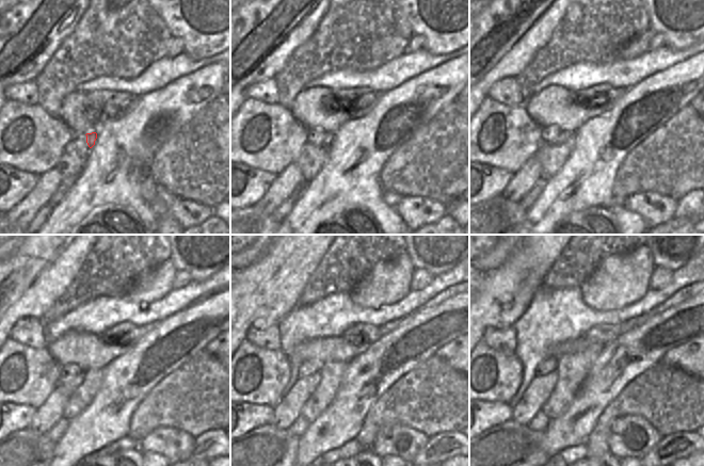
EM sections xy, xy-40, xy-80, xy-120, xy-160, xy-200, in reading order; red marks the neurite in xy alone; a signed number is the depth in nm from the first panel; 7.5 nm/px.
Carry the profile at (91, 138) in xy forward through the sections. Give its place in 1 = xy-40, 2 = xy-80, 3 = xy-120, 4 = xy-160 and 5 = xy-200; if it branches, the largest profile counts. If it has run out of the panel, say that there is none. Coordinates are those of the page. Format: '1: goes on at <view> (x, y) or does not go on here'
1: goes on at xy-40 (329, 139)
2: goes on at xy-80 (563, 135)
3: goes on at xy-120 (45, 417)
4: goes on at xy-160 (289, 408)
5: goes on at xy-200 (541, 387)

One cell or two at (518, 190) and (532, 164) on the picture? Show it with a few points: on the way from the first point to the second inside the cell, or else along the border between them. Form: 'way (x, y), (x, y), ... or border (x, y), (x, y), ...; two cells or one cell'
way (521, 183), (531, 171); one cell

